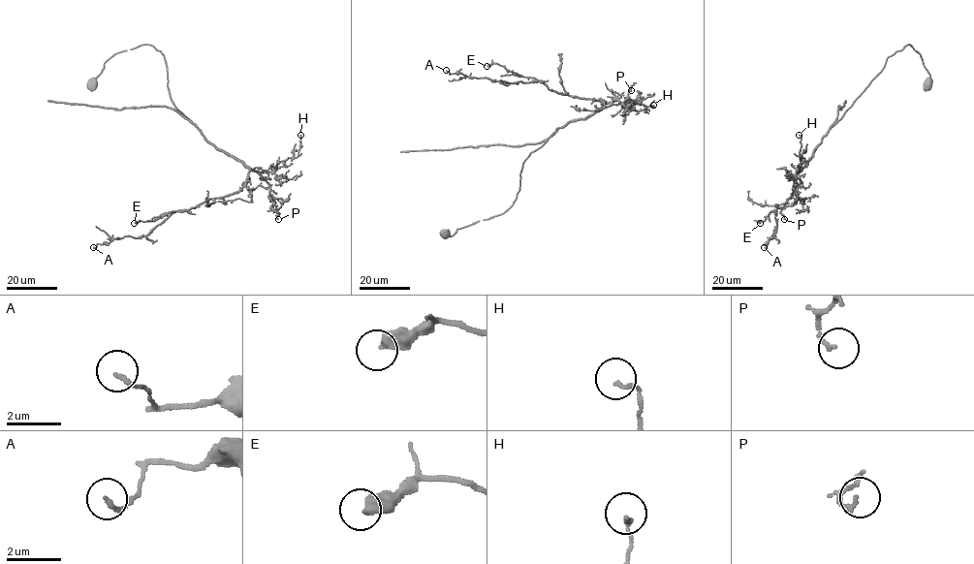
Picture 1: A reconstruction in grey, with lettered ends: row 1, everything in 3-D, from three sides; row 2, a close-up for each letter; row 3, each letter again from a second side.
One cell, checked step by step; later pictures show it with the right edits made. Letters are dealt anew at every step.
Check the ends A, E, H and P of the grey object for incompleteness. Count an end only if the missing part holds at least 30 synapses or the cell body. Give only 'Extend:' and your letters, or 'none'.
Extend: none

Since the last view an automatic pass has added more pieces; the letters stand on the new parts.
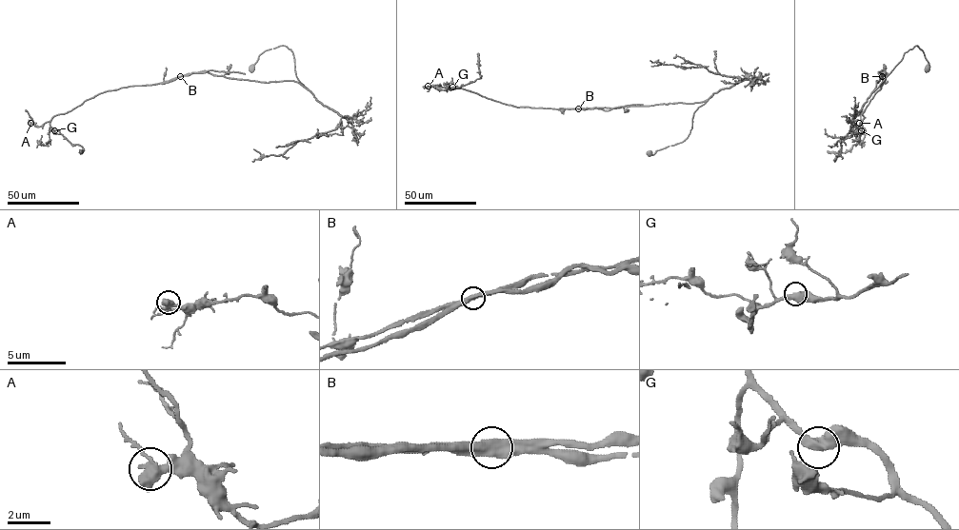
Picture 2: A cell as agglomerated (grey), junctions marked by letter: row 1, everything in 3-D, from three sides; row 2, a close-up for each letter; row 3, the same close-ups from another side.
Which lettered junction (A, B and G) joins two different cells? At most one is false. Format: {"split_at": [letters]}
{"split_at": ["B"]}

